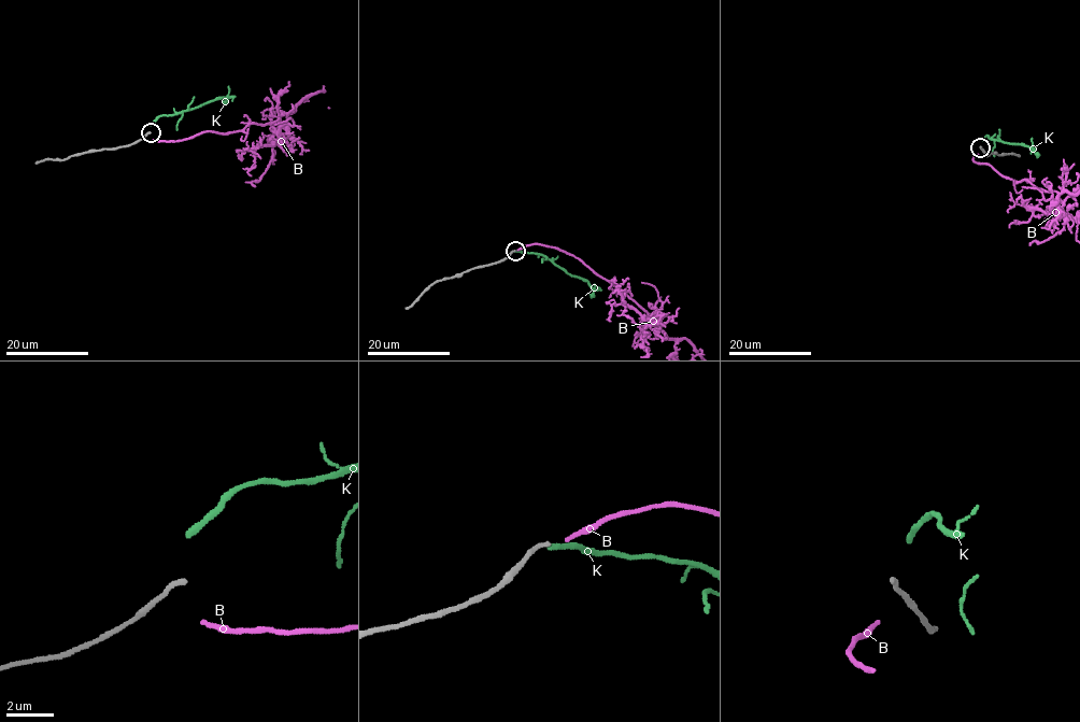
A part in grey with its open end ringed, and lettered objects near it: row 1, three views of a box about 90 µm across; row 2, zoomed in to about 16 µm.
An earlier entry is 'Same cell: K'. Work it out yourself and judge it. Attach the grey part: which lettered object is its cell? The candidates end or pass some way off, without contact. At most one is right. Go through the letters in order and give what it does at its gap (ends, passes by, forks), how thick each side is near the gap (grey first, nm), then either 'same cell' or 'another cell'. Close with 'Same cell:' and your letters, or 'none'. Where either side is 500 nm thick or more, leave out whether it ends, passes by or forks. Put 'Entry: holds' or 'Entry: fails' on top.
Entry: fails
B: it ends | 180/200 nm | another cell
K: it ends | 180/240 nm | another cell
Same cell: none

